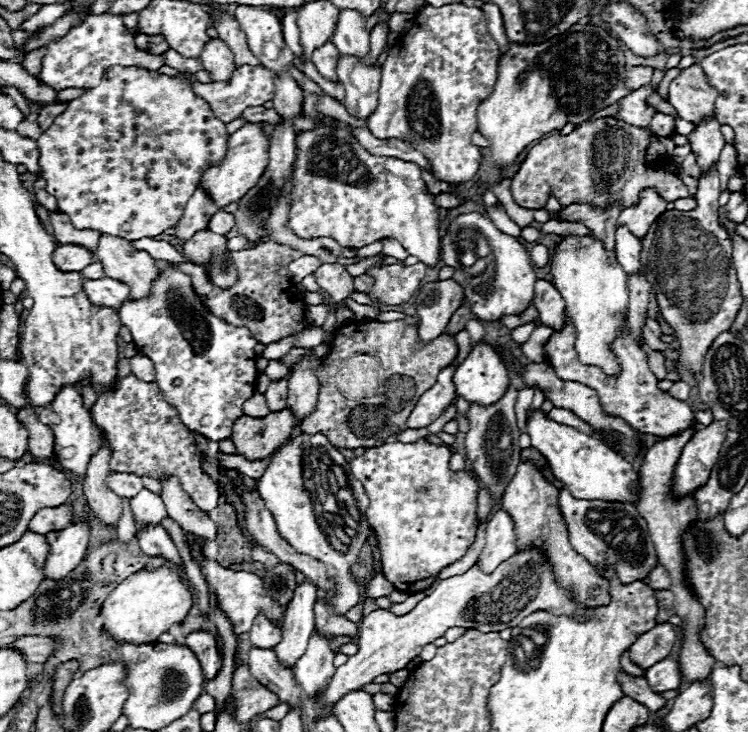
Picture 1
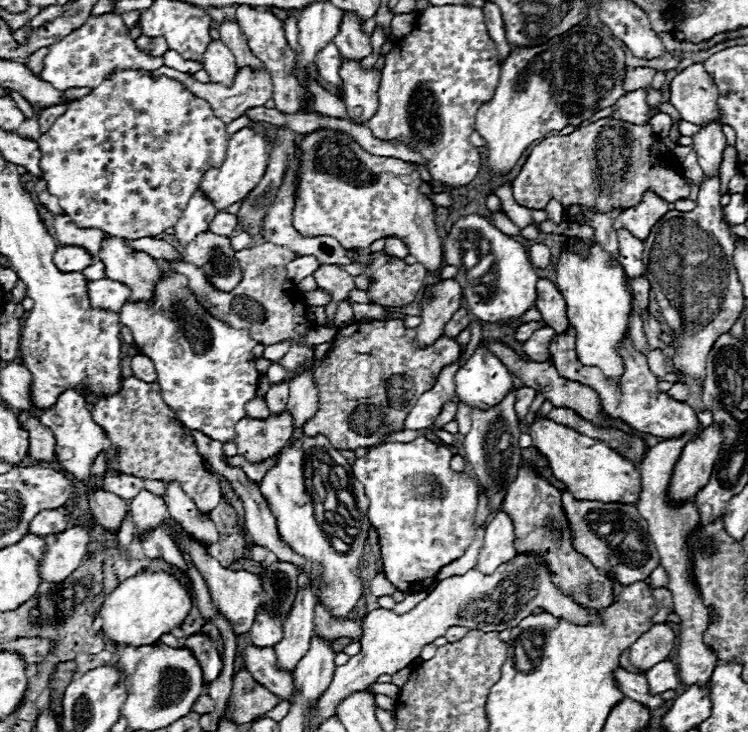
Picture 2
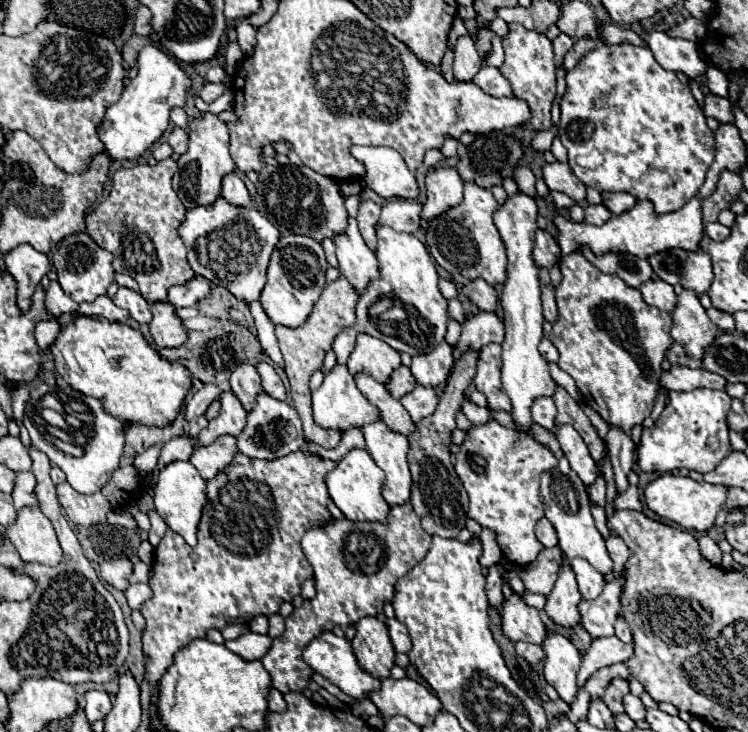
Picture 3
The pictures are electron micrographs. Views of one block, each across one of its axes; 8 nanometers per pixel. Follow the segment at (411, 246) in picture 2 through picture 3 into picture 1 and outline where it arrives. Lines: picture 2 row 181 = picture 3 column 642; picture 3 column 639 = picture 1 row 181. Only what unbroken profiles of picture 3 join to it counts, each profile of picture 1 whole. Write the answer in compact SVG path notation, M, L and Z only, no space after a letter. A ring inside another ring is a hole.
M304 94L302 98L300 114L312 116L314 120L320 120L320 124L316 124L312 130L296 134L296 162L292 172L292 188L288 194L292 200L288 212L288 228L292 228L292 232L304 240L328 236L346 248L360 248L376 240L394 238L406 248L410 256L416 256L426 266L434 266L438 262L440 244L438 206L436 196L426 192L420 168L414 162L404 162L400 158L372 156L370 152L364 152L348 128L328 128L328 120L332 118L320 114L316 110L316 102L318 94Z

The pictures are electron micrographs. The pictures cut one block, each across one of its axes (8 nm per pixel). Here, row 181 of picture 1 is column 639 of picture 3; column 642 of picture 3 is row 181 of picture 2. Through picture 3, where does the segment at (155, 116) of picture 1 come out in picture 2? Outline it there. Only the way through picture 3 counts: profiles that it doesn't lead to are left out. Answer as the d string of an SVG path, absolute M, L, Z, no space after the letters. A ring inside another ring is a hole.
M124 70L124 72L114 72L108 80L104 80L104 84L96 86L92 90L92 94L70 102L66 114L60 116L52 124L52 128L38 138L38 144L40 144L40 150L42 150L42 158L40 158L40 168L44 172L42 178L48 182L48 192L52 192L60 200L60 206L64 208L64 212L68 216L72 216L72 220L78 226L100 228L102 232L106 232L110 236L138 240L138 238L154 238L160 232L164 232L166 228L176 226L176 222L180 220L184 208L188 206L188 200L198 190L198 184L200 184L202 176L206 174L206 170L222 166L224 156L226 156L228 132L226 132L226 124L212 114L210 104L206 100L202 100L202 98L192 96L192 92L188 92L180 82L168 80L166 76L150 78L150 76L140 74L140 70Z

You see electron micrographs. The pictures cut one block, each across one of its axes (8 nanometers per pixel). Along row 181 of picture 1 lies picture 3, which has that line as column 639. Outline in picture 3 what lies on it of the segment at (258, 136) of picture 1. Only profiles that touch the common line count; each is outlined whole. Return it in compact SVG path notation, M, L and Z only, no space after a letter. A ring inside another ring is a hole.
M692 198L690 202L686 202L680 210L670 212L670 214L656 214L652 208L652 202L644 200L644 202L636 202L634 208L612 216L606 224L602 226L594 226L594 224L586 224L586 222L570 222L564 216L554 216L552 224L558 230L556 242L560 246L560 256L568 256L574 252L580 252L584 248L590 248L592 254L602 256L606 252L626 252L632 256L638 256L642 260L648 260L652 254L664 252L664 250L672 250L672 248L684 248L688 252L696 252L698 250L698 242L704 236L704 224L702 224L702 206L698 198Z

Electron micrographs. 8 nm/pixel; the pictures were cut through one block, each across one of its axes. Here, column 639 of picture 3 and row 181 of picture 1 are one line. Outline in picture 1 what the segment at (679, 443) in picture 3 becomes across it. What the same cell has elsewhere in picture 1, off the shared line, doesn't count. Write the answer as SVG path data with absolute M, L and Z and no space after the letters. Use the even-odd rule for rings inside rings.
M446 4L440 8L424 6L412 18L412 28L392 46L388 58L382 64L382 80L378 90L378 106L368 116L366 126L376 138L400 138L408 140L412 148L424 152L432 164L432 174L448 184L464 184L474 178L482 162L482 148L470 142L478 128L476 108L484 100L496 82L498 74L498 44L488 32L484 14L476 6Z

